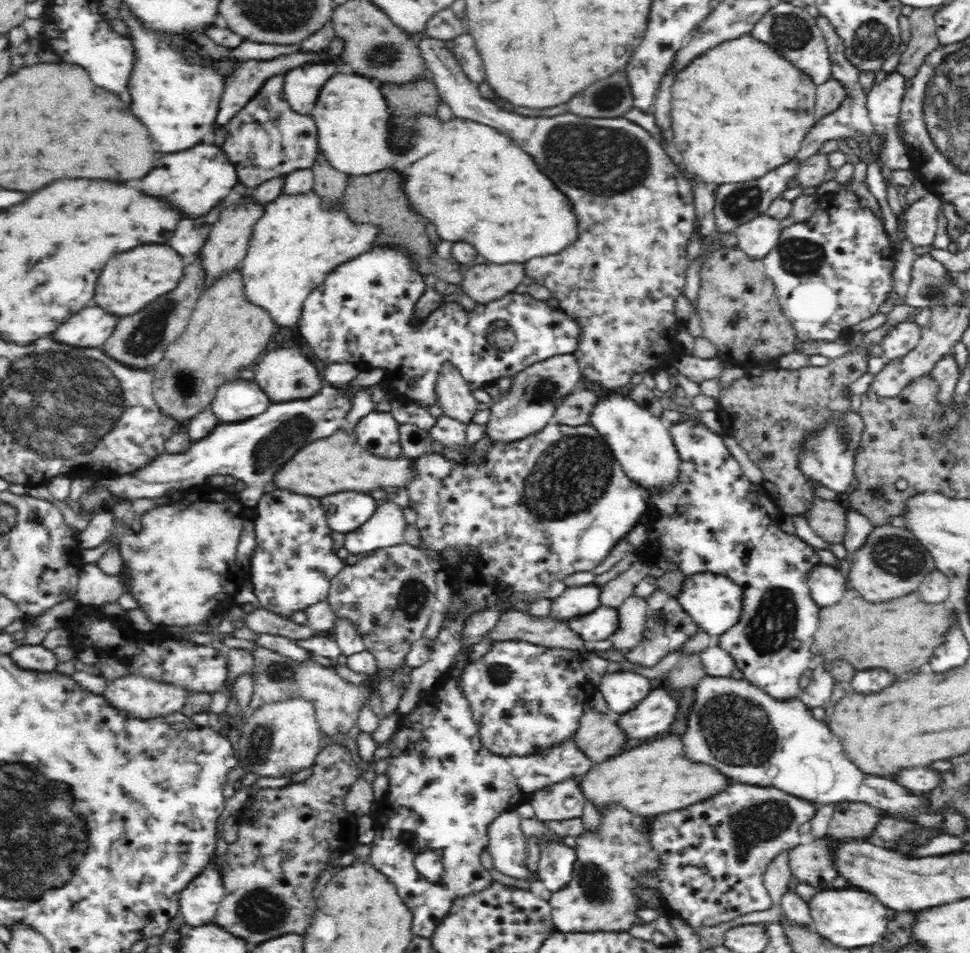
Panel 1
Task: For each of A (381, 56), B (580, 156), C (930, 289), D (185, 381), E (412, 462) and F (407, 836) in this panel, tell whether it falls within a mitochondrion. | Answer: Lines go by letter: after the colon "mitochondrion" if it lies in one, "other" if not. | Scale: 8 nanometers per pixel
A: mitochondrion
B: mitochondrion
C: mitochondrion
D: mitochondrion
E: other
F: mitochondrion

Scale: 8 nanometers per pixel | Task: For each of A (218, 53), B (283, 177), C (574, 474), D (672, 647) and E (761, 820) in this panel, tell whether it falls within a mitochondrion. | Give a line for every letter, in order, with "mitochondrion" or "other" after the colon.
A: other
B: other
C: mitochondrion
D: other
E: mitochondrion

